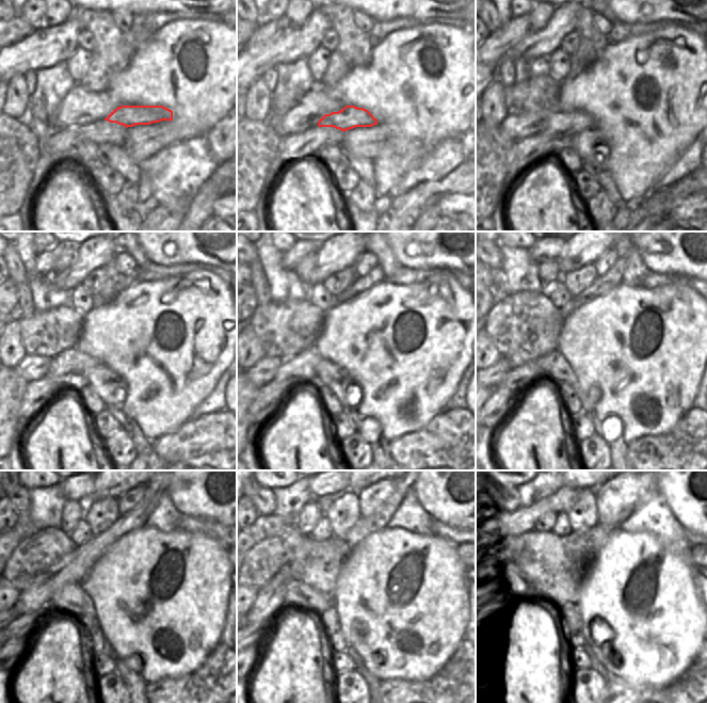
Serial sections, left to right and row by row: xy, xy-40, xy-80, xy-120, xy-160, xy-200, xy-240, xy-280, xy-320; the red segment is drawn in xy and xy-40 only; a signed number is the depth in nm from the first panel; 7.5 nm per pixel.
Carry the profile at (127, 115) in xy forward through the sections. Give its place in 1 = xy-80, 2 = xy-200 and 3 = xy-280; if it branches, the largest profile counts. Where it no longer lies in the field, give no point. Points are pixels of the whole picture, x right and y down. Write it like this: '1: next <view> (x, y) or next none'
1: next xy-80 (559, 124)
2: next xy-200 (530, 371)
3: next xy-280 (262, 629)

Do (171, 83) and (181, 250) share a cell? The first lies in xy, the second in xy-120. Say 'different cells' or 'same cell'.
different cells

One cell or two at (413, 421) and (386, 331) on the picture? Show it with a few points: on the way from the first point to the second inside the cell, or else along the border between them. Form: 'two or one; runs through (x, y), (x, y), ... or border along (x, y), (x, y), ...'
one; runs through (407, 399), (407, 358), (402, 353)

